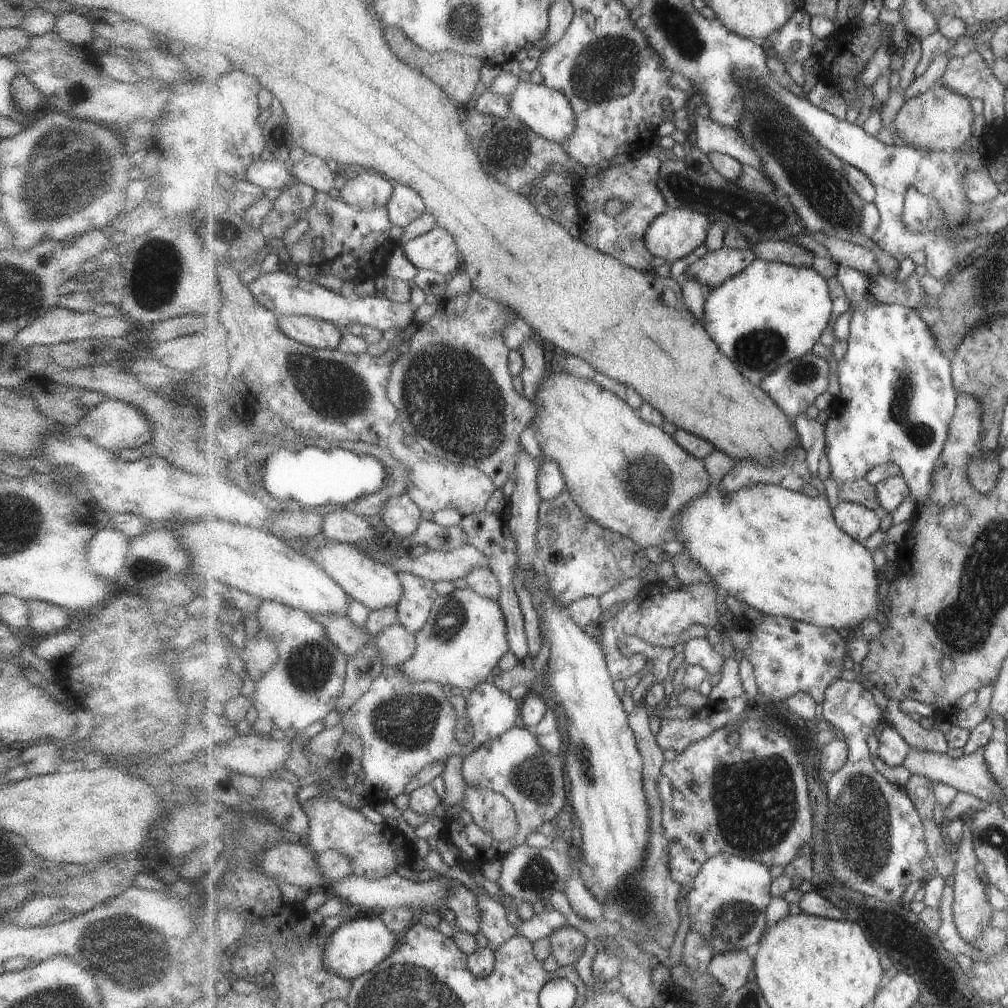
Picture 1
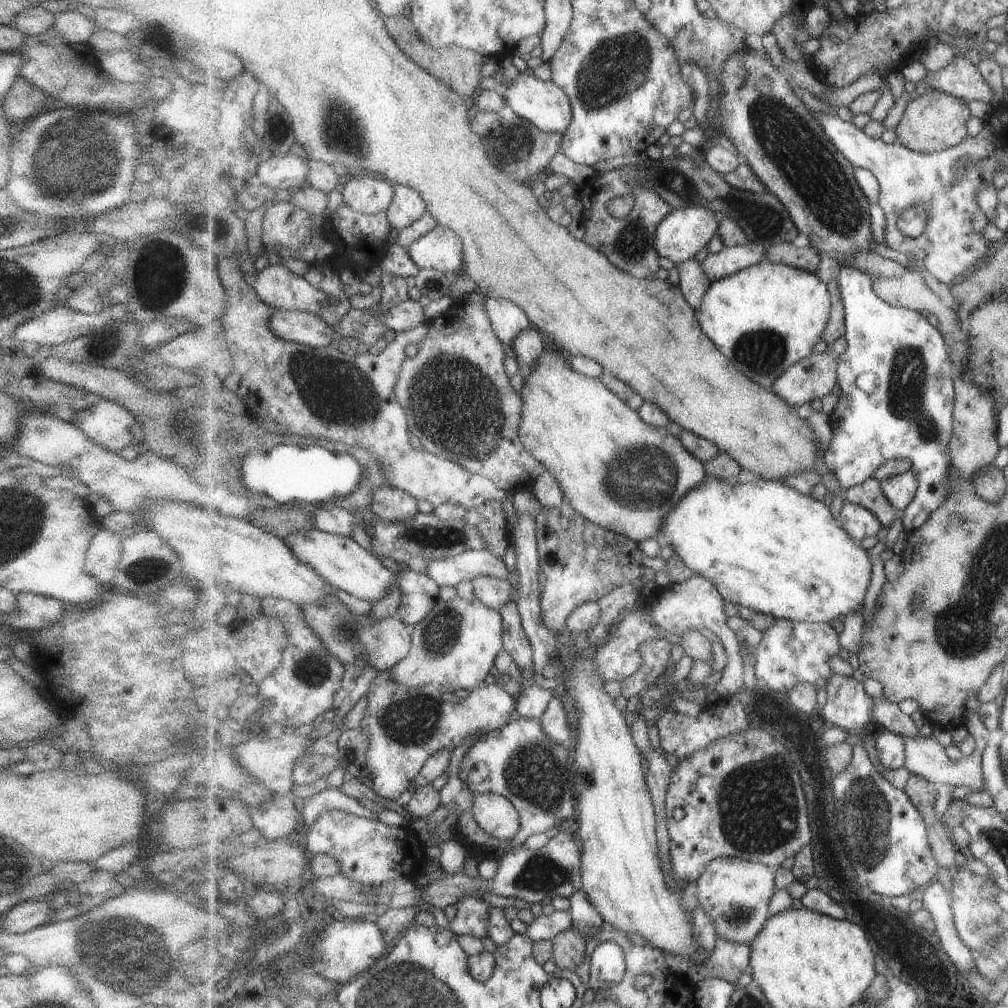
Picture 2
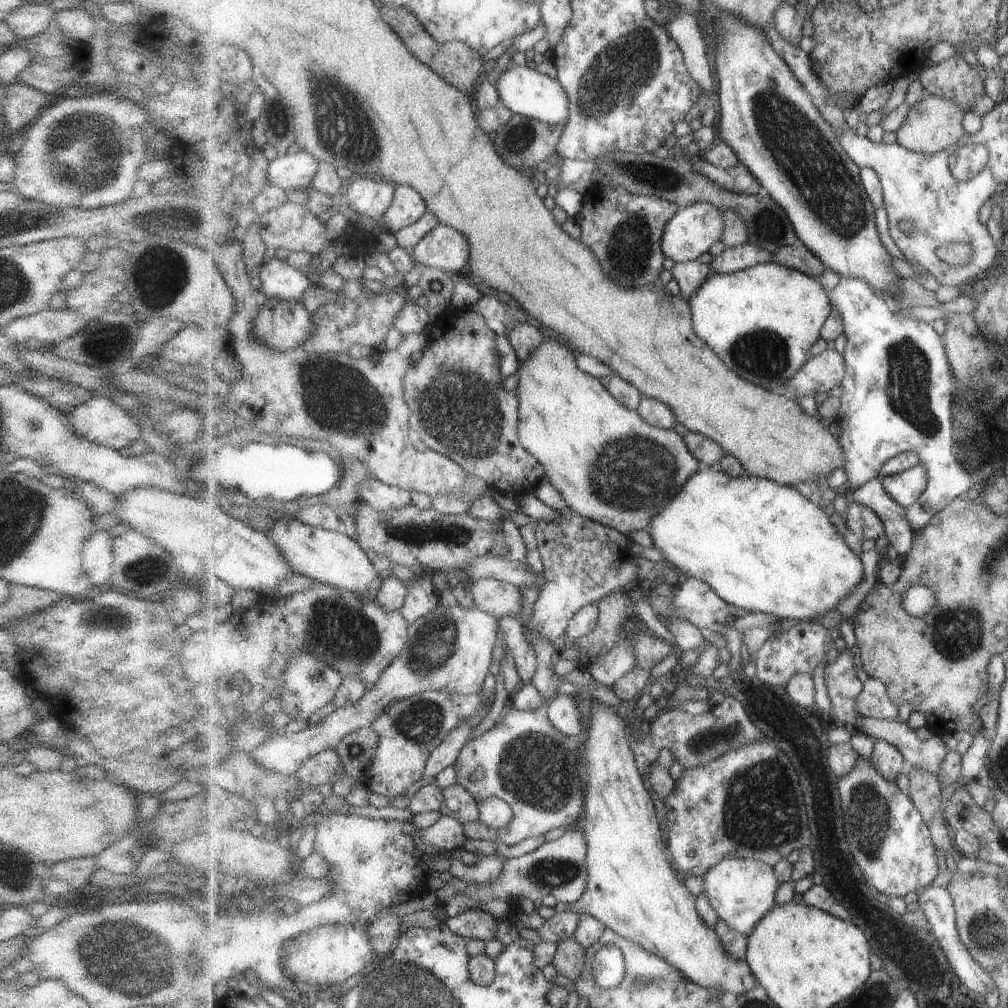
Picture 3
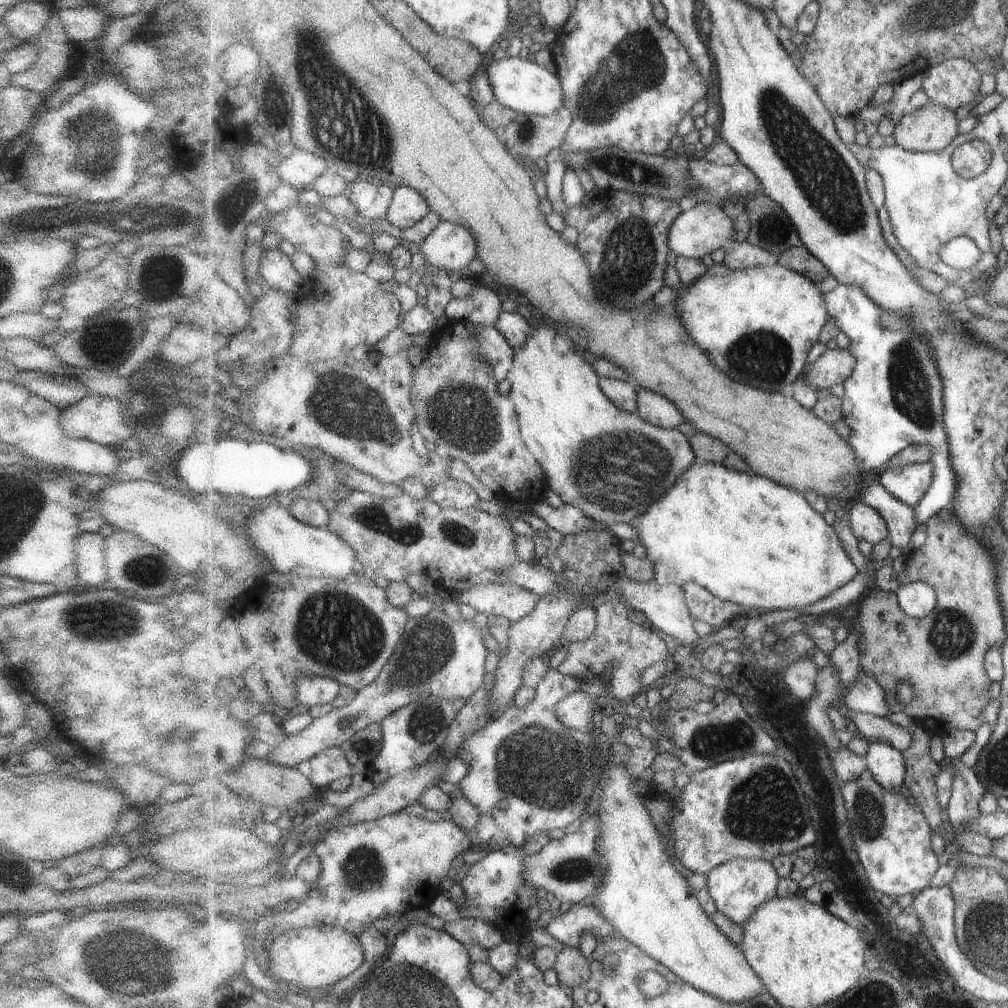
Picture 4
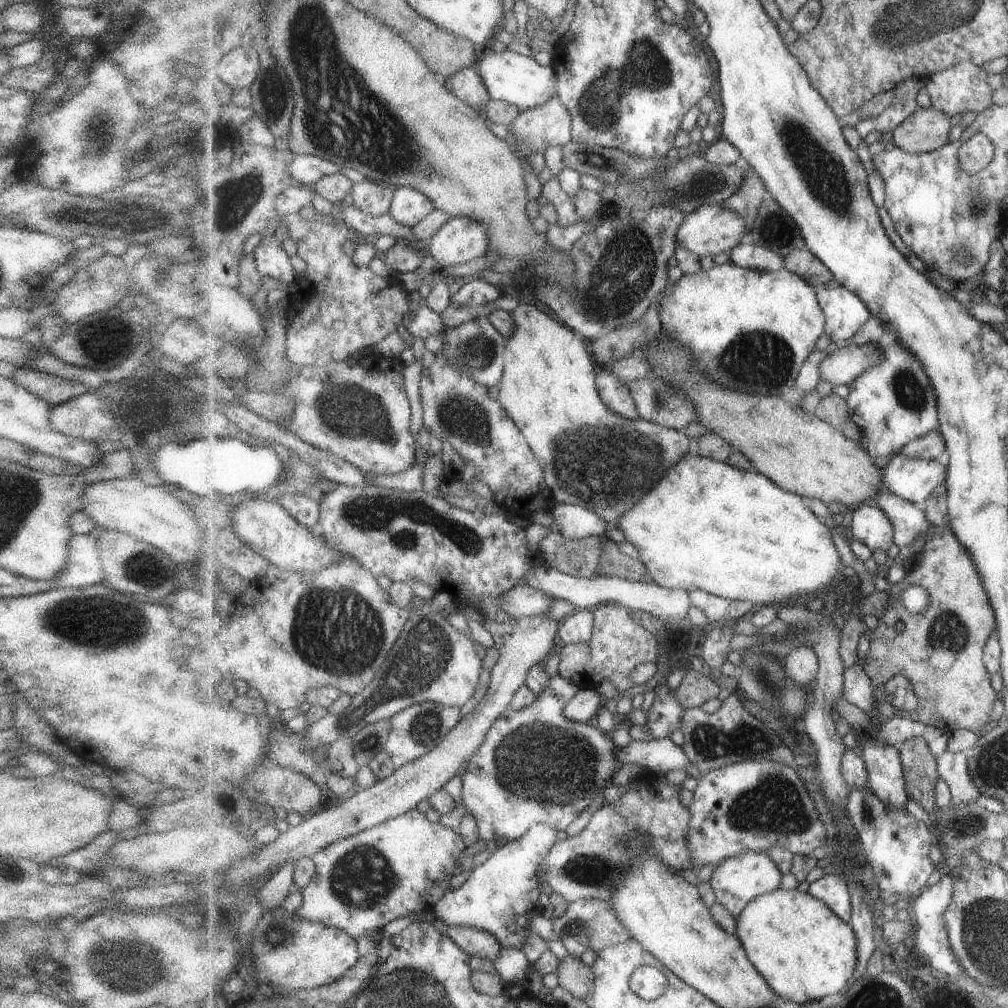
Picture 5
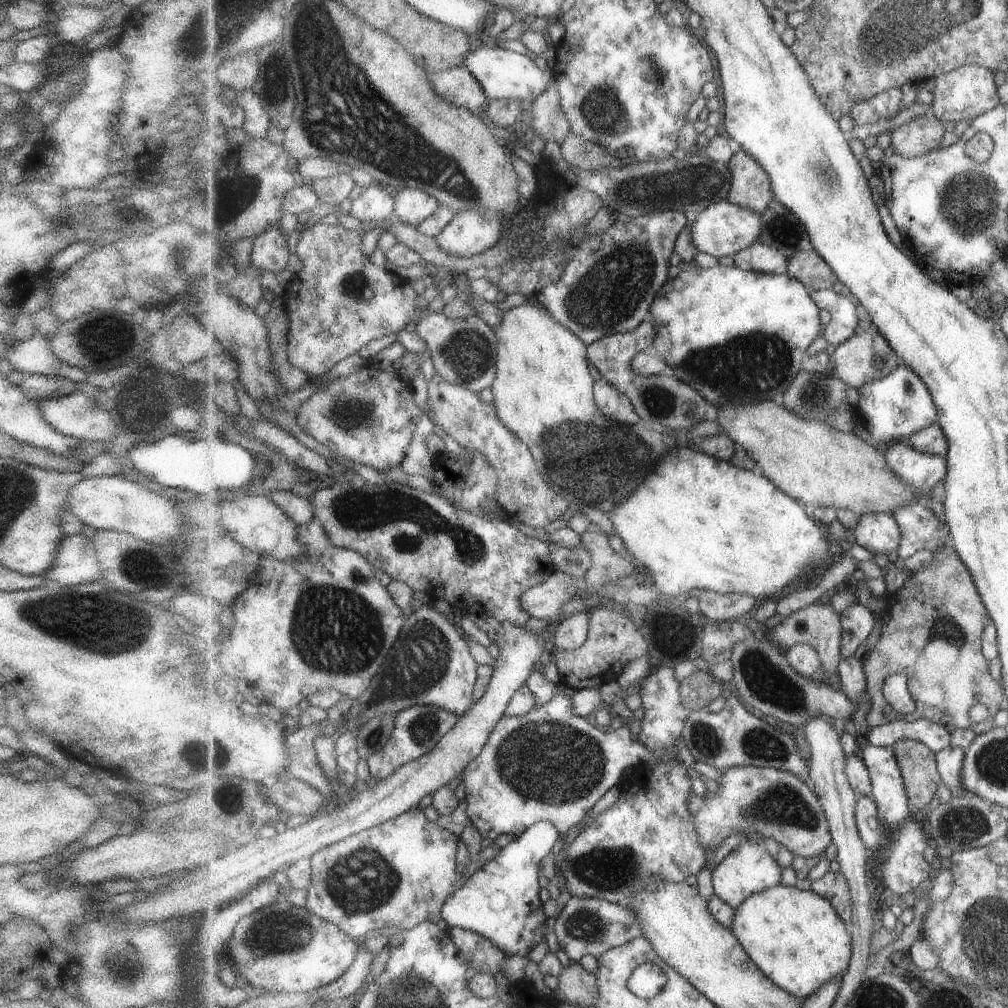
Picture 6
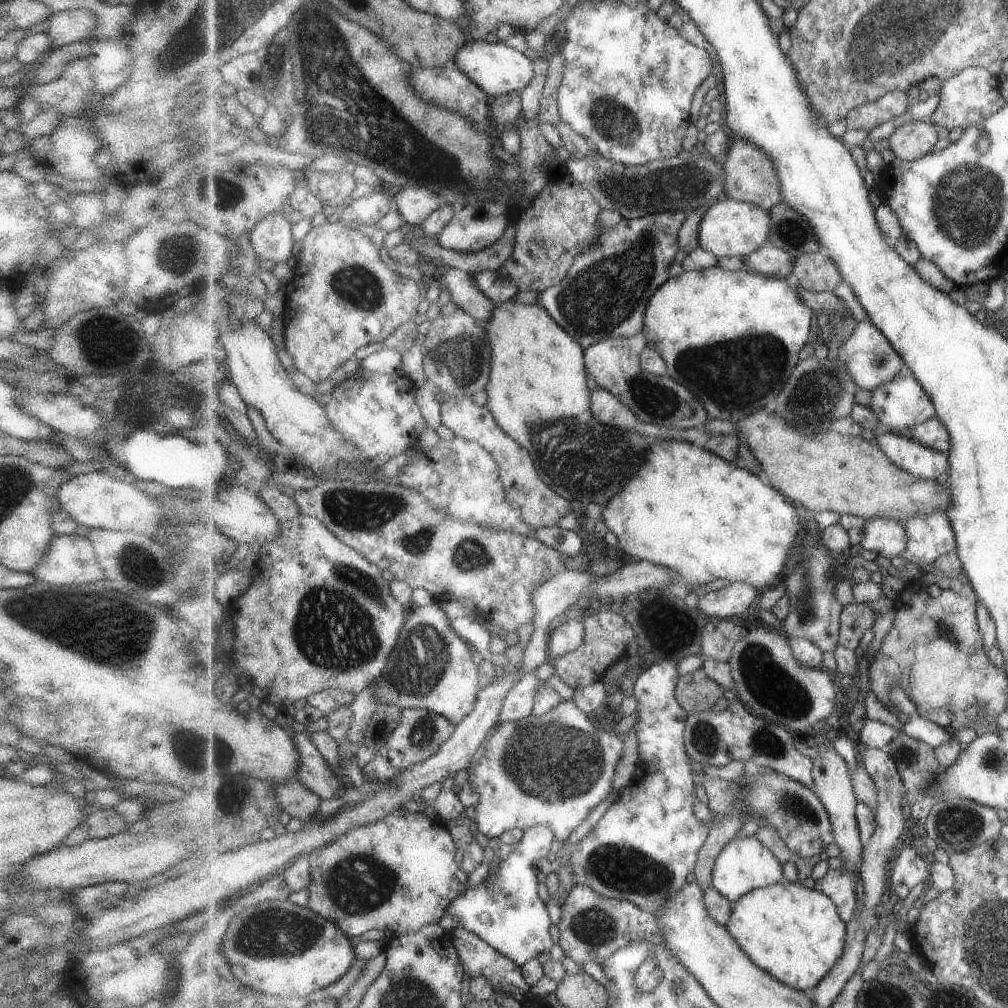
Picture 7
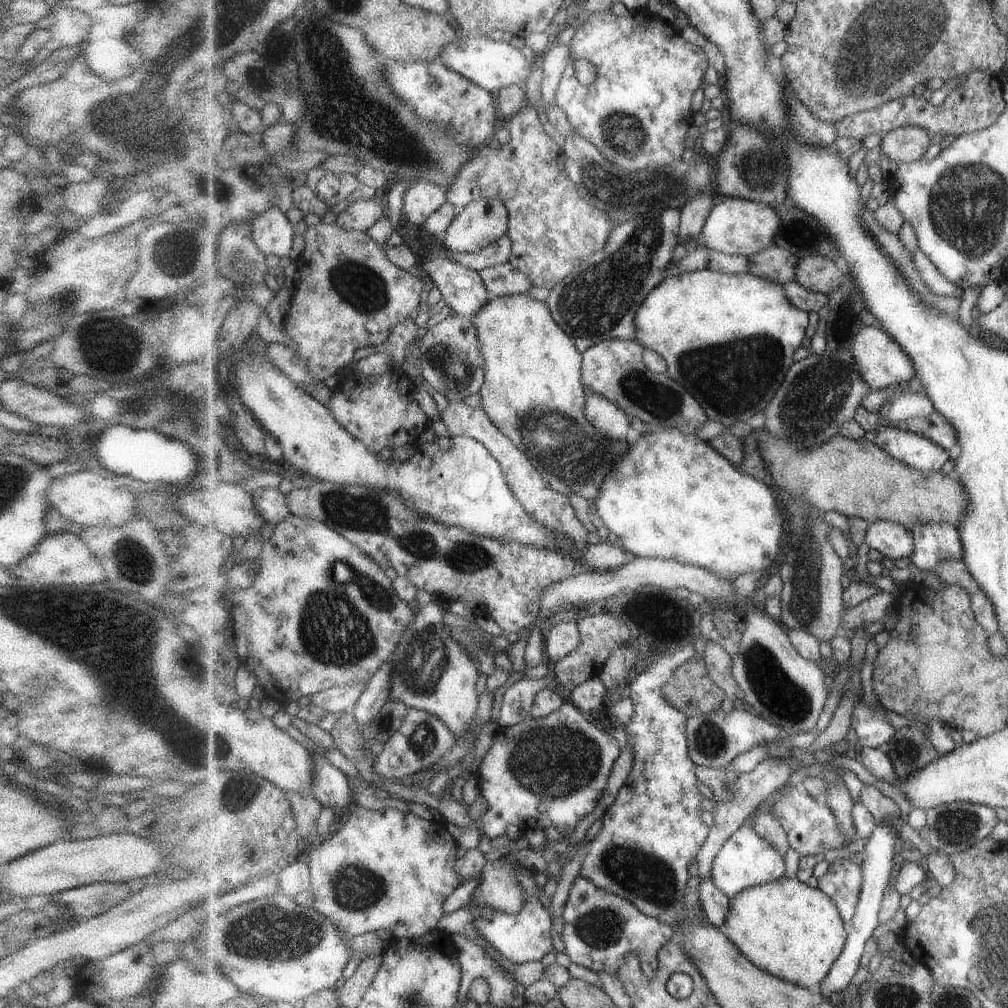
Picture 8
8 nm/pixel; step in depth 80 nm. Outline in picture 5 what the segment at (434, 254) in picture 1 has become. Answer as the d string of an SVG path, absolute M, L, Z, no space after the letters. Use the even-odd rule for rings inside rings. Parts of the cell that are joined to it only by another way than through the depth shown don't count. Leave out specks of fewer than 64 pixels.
M451 217L427 241L426 252L439 268L486 256L489 248L489 234L483 224L471 218Z

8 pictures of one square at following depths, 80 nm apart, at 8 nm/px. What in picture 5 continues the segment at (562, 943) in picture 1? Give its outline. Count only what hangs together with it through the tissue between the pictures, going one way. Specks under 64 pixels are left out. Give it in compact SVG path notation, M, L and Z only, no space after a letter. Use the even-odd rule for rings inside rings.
M567 955L561 959L556 973L560 978L560 986L579 999L591 996L594 989L595 973L582 959Z

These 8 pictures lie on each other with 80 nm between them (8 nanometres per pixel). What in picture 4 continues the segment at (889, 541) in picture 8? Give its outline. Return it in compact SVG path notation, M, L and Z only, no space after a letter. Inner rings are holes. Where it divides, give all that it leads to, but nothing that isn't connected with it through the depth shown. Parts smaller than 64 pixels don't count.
M857 502L851 508L848 524L858 541L869 541L879 544L889 536L889 529L883 515L872 506Z

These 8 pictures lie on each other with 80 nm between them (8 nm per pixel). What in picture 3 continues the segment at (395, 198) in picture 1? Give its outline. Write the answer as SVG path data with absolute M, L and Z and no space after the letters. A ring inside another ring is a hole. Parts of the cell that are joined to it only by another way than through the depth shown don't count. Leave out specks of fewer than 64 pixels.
M398 185L389 210L384 214L385 226L394 234L415 224L429 210L426 200L409 185Z

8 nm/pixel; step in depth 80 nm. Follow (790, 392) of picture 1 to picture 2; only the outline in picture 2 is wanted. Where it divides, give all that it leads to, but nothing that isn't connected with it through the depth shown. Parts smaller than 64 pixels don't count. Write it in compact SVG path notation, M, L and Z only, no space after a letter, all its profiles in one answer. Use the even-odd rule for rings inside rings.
M831 351L813 352L788 368L771 389L792 407L799 408L831 393L837 384L838 357Z

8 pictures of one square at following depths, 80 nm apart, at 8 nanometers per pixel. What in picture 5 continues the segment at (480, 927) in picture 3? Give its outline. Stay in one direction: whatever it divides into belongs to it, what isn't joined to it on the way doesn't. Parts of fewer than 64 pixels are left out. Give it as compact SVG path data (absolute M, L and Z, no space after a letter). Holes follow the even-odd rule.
M451 925L447 934L470 955L488 958L492 962L500 956L502 944L495 935L478 928Z

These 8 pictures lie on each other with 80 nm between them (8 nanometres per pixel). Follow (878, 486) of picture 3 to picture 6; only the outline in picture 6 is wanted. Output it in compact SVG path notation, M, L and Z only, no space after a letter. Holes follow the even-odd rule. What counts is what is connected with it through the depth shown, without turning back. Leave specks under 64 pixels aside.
M923 502L898 509L893 515L902 530L902 543L897 550L901 560L923 549L933 554L952 543L950 528L945 519L940 519Z

